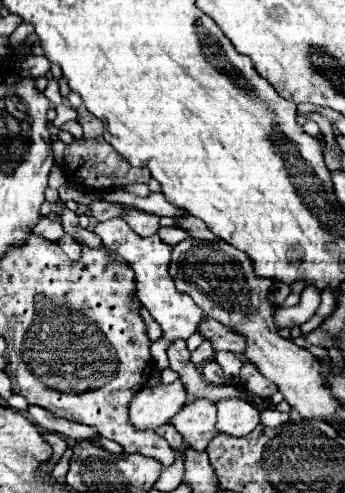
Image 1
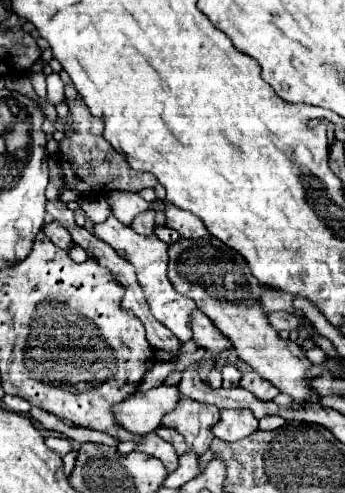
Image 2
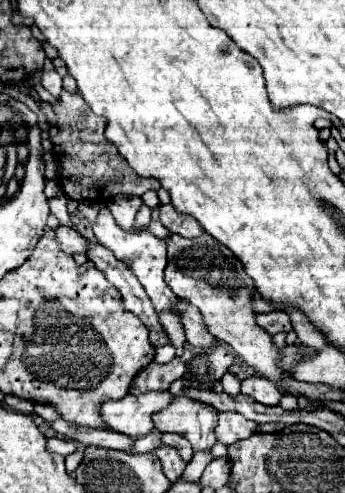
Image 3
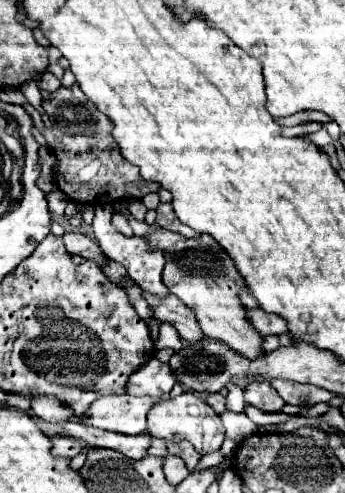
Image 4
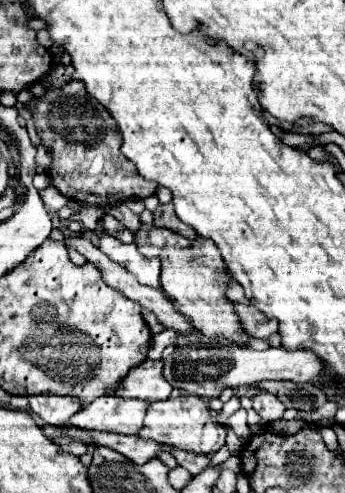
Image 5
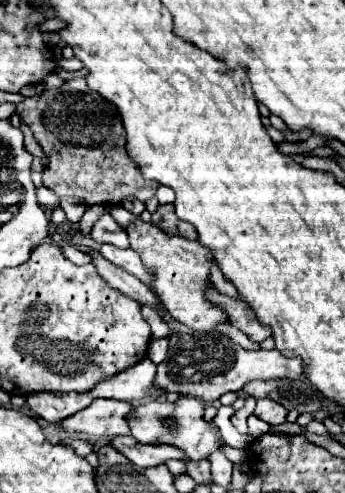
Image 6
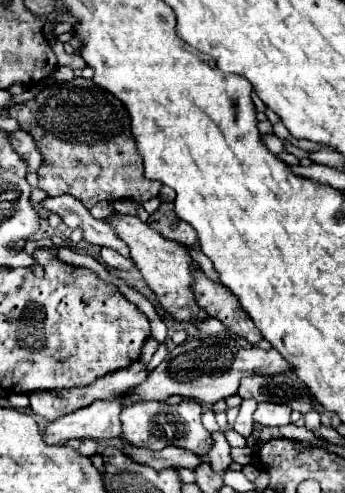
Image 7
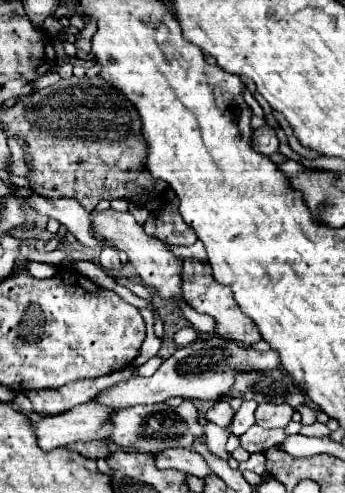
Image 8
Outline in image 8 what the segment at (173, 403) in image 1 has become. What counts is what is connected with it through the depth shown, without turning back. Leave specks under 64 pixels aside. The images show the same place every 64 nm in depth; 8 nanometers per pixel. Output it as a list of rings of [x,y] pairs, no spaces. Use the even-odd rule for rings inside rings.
[[[88,402],[62,412],[60,416],[44,416],[34,424],[38,444],[40,448],[52,450],[80,440],[108,440],[114,430],[112,414],[112,408]]]

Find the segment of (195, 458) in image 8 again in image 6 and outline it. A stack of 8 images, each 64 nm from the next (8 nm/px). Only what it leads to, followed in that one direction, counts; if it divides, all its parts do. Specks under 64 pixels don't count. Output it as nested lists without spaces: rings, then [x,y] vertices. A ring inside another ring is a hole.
[[[116,436],[110,440],[110,446],[122,452],[132,464],[140,468],[164,464],[168,458],[176,458],[176,460],[186,458],[184,452],[180,452],[178,448],[172,448],[168,444],[142,444],[136,442],[132,436]]]

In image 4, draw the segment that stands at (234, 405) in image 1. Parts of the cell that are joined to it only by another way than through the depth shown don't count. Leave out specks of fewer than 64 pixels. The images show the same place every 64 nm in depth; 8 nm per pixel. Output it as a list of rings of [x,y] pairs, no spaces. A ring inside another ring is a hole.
[[[226,410],[224,414],[220,414],[220,420],[222,420],[224,428],[226,428],[226,438],[232,440],[232,442],[246,440],[248,436],[258,432],[258,426],[254,422],[250,422],[244,412],[238,414],[238,412]]]

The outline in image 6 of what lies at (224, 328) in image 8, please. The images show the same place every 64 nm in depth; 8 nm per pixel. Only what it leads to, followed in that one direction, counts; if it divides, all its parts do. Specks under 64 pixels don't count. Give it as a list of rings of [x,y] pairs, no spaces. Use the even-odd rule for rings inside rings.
[[[212,288],[212,300],[216,300],[216,304],[220,304],[224,308],[224,312],[228,312],[228,318],[232,320],[232,326],[236,326],[244,334],[248,334],[254,342],[262,342],[272,334],[268,326],[258,322],[254,310],[244,300],[228,298],[228,296],[220,294],[216,288]]]

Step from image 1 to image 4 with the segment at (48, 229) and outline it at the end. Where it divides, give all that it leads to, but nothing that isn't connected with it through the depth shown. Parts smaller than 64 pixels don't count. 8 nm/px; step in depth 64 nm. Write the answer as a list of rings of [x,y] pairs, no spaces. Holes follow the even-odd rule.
[[[66,232],[62,236],[62,240],[64,240],[64,246],[70,254],[80,254],[84,258],[96,260],[100,266],[104,264],[104,254],[102,254],[100,246],[94,240],[90,240],[88,236],[78,234],[78,232]]]

